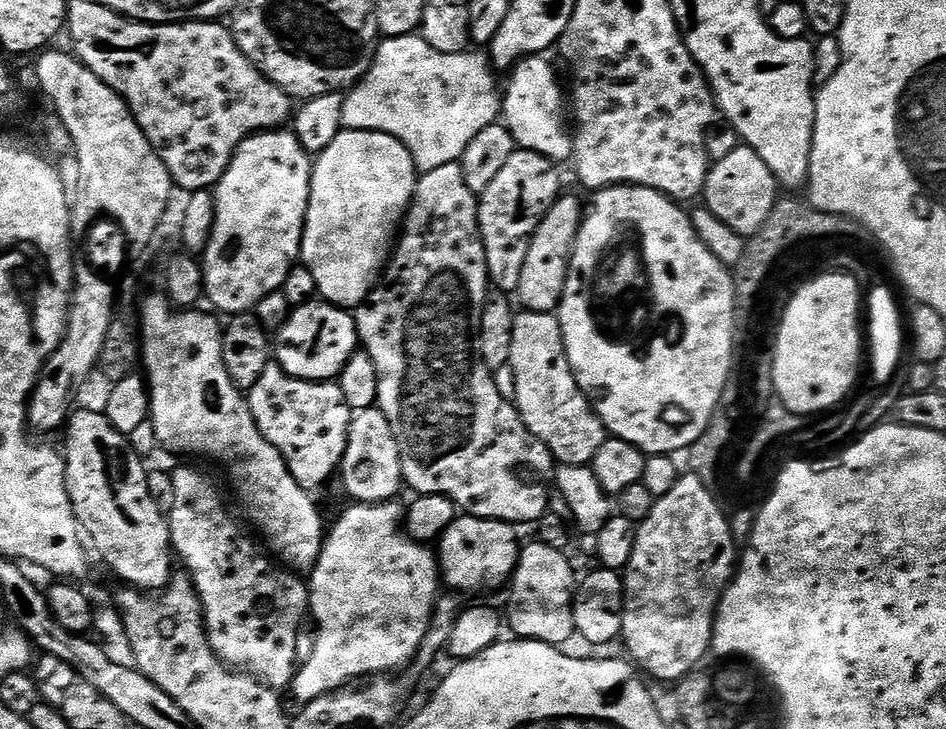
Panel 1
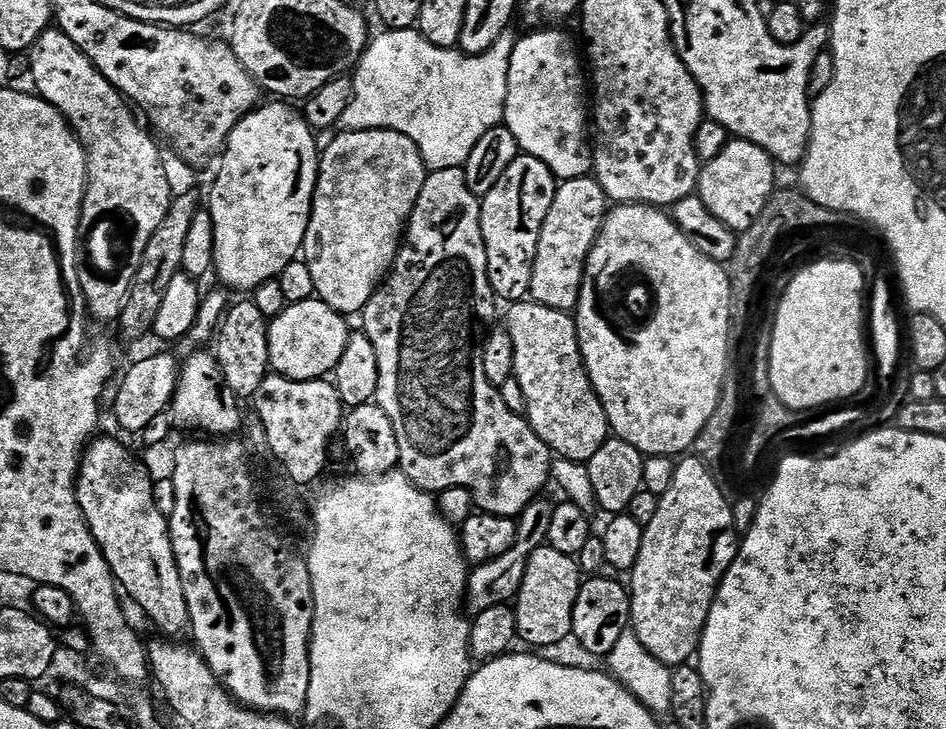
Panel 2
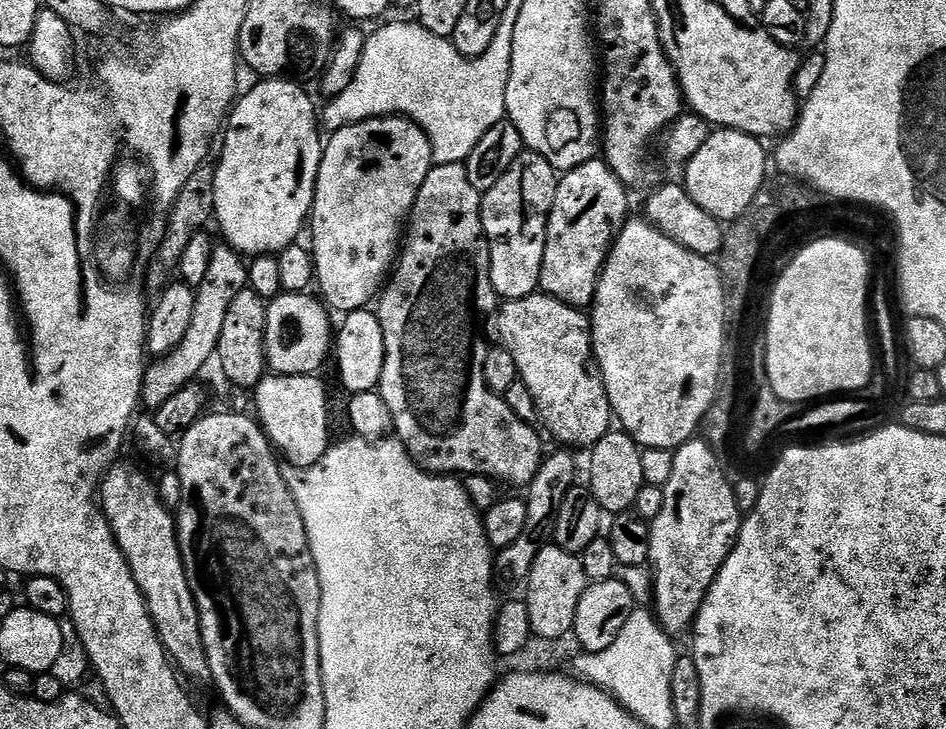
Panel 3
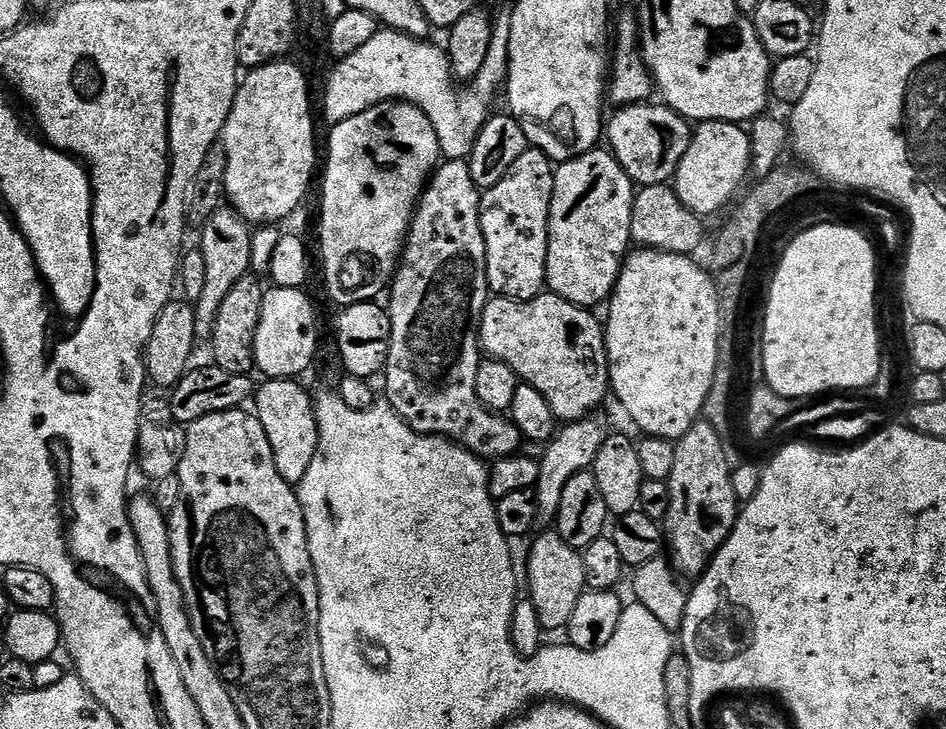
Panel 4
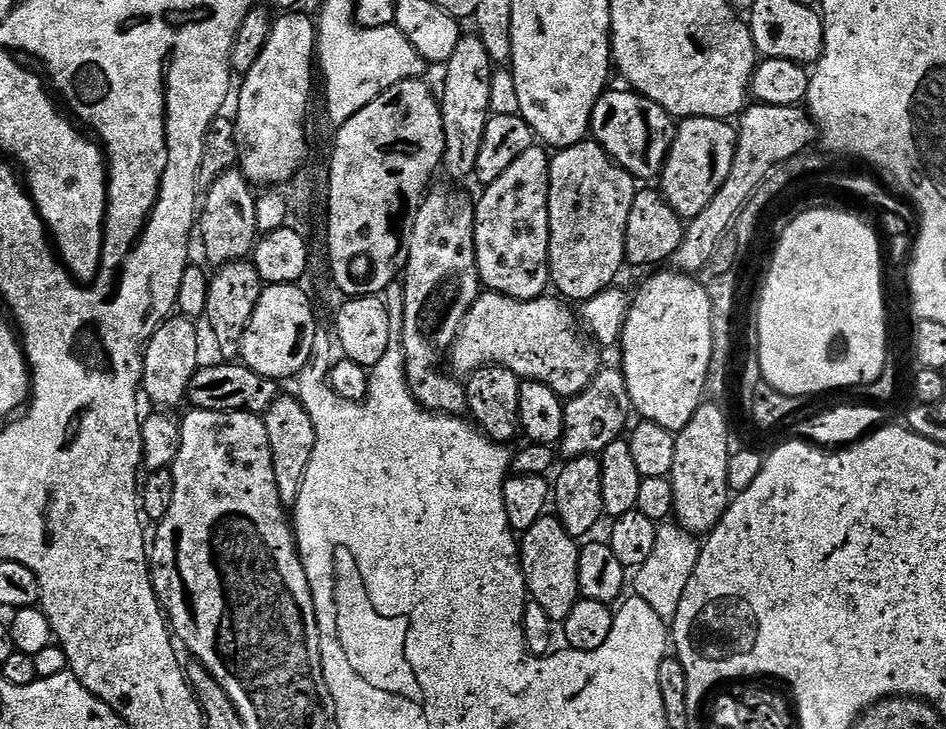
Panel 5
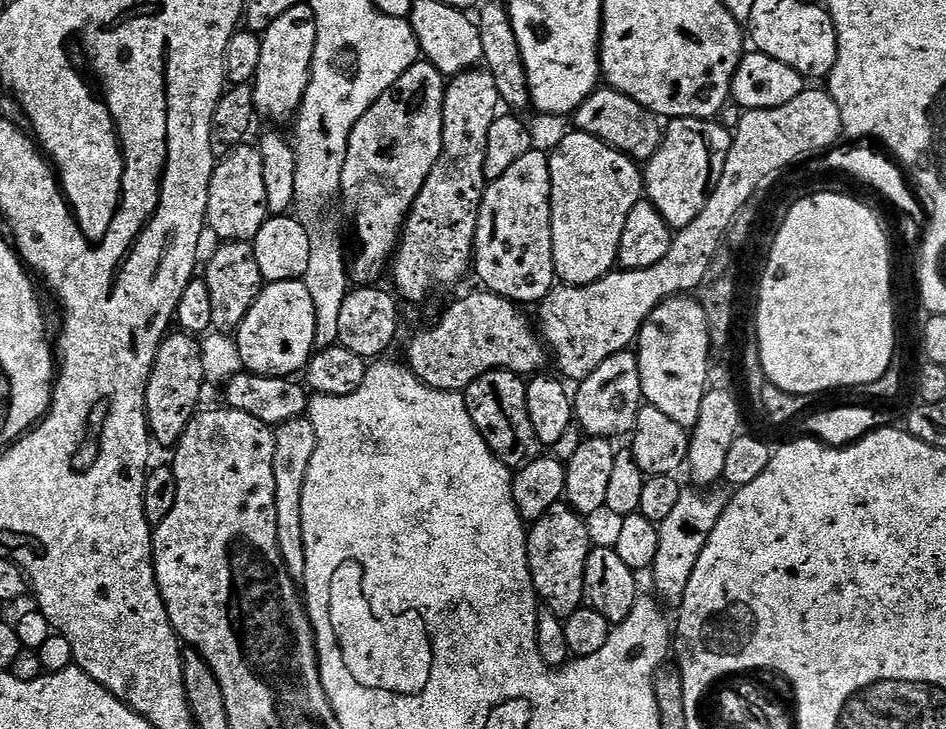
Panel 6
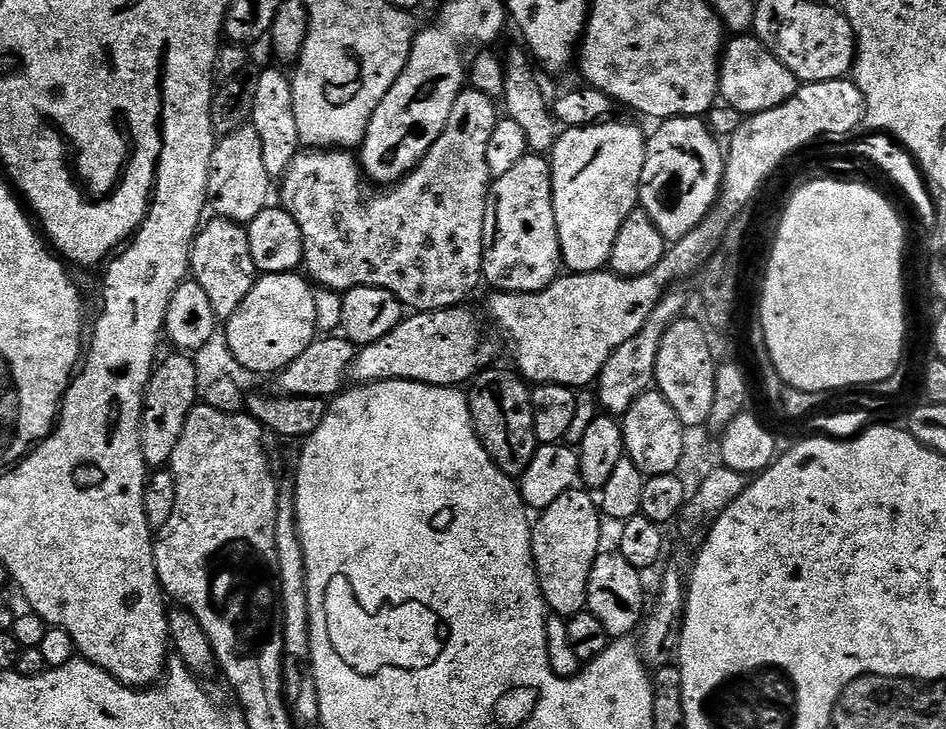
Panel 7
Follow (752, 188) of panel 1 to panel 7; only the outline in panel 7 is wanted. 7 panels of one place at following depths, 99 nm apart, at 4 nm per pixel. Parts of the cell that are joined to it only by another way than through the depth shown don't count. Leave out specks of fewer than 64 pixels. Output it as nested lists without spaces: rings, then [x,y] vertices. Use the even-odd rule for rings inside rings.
[[[676,116],[663,121],[660,129],[647,137],[639,207],[668,242],[686,238],[708,217],[720,196],[726,152],[704,123],[695,116]]]

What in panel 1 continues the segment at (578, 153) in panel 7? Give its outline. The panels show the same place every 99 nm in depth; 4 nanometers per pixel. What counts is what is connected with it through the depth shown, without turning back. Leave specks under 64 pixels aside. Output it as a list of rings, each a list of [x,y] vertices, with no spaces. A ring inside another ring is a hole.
[[[561,195],[551,210],[542,218],[538,230],[532,235],[530,250],[526,250],[526,266],[522,266],[522,278],[518,282],[514,296],[519,307],[529,312],[555,313],[561,307],[560,291],[565,291],[564,271],[570,268],[570,257],[576,243],[576,234],[582,219],[582,206],[576,196]]]

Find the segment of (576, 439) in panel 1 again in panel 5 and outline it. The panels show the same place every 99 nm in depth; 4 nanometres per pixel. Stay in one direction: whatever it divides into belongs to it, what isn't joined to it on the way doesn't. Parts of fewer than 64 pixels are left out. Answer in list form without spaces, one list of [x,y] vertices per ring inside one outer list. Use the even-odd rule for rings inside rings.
[[[485,291],[466,314],[458,338],[452,343],[451,371],[471,374],[497,364],[519,376],[521,381],[533,380],[550,386],[561,398],[582,394],[600,373],[602,352],[582,327],[577,313],[567,307],[571,308],[552,294],[539,296],[537,300],[515,300]]]

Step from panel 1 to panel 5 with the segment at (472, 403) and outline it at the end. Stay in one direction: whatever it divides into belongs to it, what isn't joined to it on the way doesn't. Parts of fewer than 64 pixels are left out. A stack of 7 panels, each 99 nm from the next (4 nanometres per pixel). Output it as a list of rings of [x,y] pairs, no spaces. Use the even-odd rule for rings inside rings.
[[[433,187],[425,196],[420,204],[416,217],[410,221],[410,231],[406,237],[408,246],[408,264],[404,267],[402,273],[402,284],[404,280],[404,325],[398,328],[398,344],[404,354],[404,373],[408,379],[408,389],[412,391],[412,397],[419,402],[422,407],[430,412],[438,412],[441,414],[460,414],[468,407],[468,390],[463,383],[460,384],[455,375],[449,374],[440,363],[445,363],[446,357],[452,351],[452,343],[458,338],[462,322],[466,318],[466,314],[474,306],[476,299],[482,294],[482,285],[480,283],[480,275],[478,274],[478,258],[476,257],[476,243],[474,242],[474,234],[476,233],[476,205],[473,197],[468,197],[466,193],[459,192],[456,188],[436,188]]]

